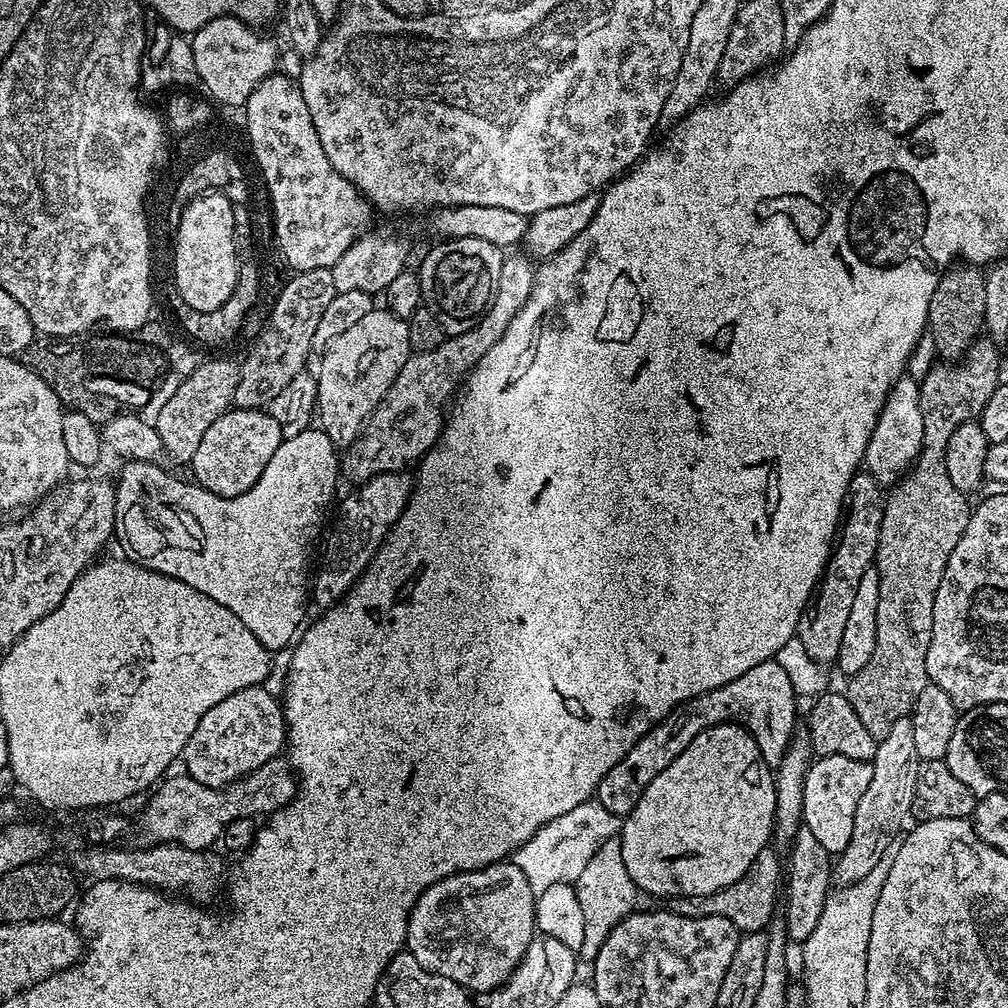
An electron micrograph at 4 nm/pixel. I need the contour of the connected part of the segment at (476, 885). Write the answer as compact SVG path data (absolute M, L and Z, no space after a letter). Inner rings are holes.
M497 862L479 868L473 872L459 872L453 876L442 878L438 882L434 882L434 886L430 886L418 898L418 902L412 908L412 913L408 919L408 938L406 941L407 951L414 954L414 958L418 958L418 962L426 970L430 970L434 974L438 974L442 978L450 978L450 982L458 982L463 988L468 989L469 993L487 994L494 991L495 988L501 988L502 985L510 978L510 974L518 966L518 962L526 954L526 946L530 946L532 937L536 932L536 897L530 890L530 884L526 882L526 874L522 874L522 870L518 870L518 866L511 862Z

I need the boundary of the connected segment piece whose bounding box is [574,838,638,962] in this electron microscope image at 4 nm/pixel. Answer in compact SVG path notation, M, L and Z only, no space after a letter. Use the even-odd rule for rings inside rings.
M619 839L602 842L602 846L594 850L594 858L586 862L574 887L578 894L578 903L582 906L582 923L586 925L586 934L582 938L578 956L581 961L591 962L596 959L598 950L602 948L602 942L606 940L610 930L638 908L638 889L634 878L630 878L630 873L626 871L626 862L622 862L622 846Z

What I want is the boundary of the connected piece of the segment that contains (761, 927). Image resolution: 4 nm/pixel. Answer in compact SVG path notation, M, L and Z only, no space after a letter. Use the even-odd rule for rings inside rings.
M772 846L762 849L758 858L754 858L750 870L746 870L746 874L738 878L738 882L714 894L671 897L670 911L679 916L693 916L694 918L710 918L711 916L726 918L734 922L734 926L741 934L765 931L773 923L772 915L775 912L777 915L778 905L782 900L782 881L786 876L786 868L782 863L781 855L779 858L775 850L777 851Z

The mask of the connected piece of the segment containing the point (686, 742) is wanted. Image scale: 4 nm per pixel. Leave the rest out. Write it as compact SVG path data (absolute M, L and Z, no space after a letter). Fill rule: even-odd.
M775 658L762 662L754 666L754 670L746 670L742 678L734 678L734 682L726 682L726 686L718 686L706 694L696 696L693 700L687 700L669 716L659 720L648 731L647 739L664 740L664 748L633 748L630 754L626 754L626 758L622 758L622 762L618 762L618 766L614 766L614 770L610 770L610 774L606 774L606 778L602 778L602 782L598 782L594 798L599 804L606 806L610 814L621 818L628 816L634 810L634 806L638 806L638 798L642 798L646 786L650 786L650 782L658 778L665 762L673 756L682 754L682 750L690 746L690 742L699 732L725 722L739 724L745 728L754 738L754 742L758 742L762 758L769 768L779 769L792 737L798 731L796 703L798 697L794 686L790 686L786 670L778 666Z

